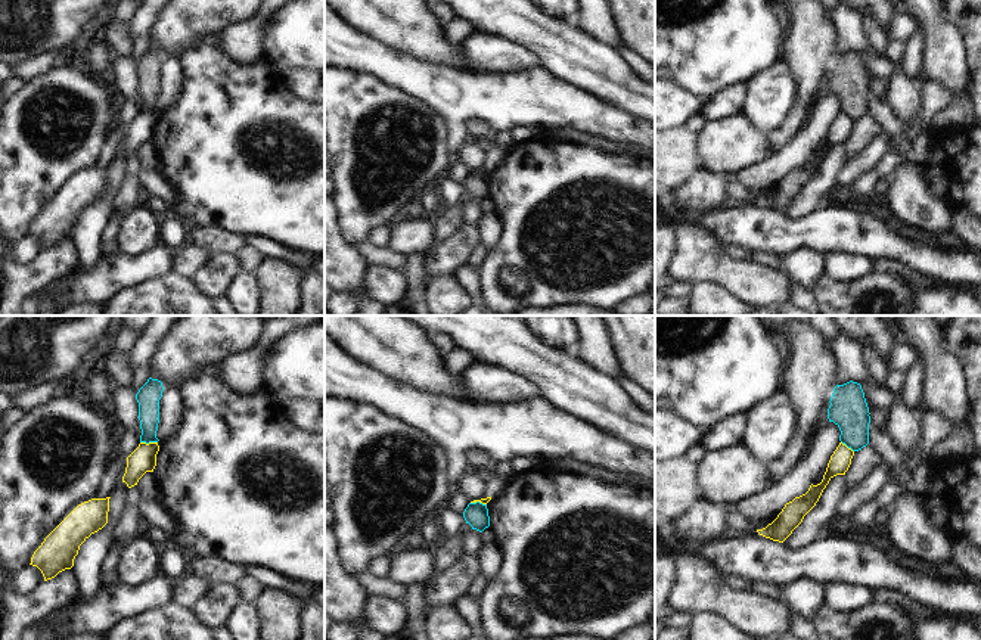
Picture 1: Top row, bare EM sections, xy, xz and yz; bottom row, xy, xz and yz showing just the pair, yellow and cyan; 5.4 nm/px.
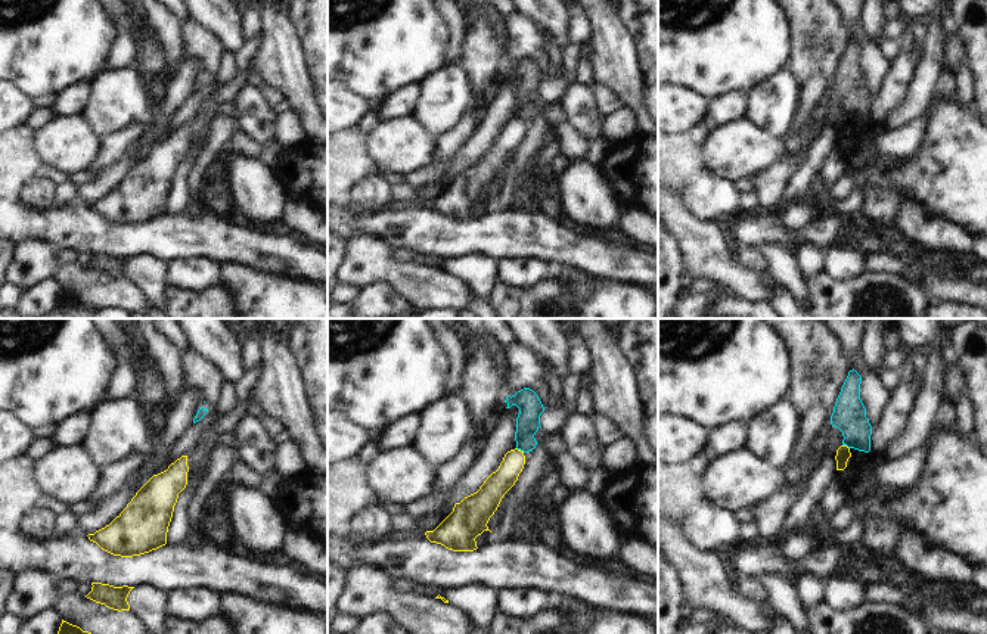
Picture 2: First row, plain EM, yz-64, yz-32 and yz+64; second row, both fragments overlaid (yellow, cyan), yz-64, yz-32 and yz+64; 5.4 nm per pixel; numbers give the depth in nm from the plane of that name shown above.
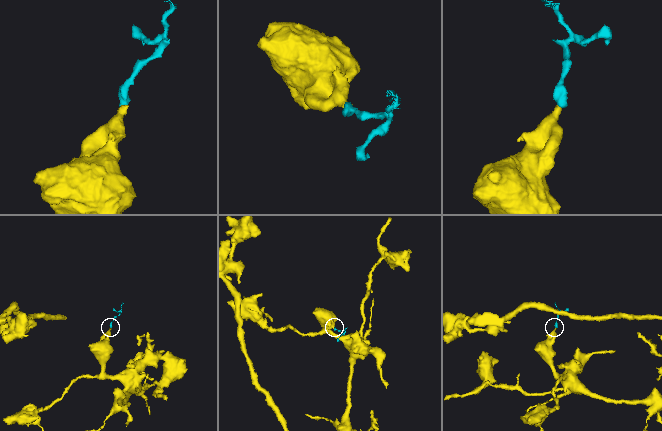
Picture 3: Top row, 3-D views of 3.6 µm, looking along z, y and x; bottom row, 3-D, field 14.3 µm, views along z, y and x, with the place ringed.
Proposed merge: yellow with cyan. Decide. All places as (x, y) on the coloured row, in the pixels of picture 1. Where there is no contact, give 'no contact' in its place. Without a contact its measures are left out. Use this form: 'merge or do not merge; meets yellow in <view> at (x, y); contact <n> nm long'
do not merge; meets yellow in xy at (149, 443); contact 100 nm long

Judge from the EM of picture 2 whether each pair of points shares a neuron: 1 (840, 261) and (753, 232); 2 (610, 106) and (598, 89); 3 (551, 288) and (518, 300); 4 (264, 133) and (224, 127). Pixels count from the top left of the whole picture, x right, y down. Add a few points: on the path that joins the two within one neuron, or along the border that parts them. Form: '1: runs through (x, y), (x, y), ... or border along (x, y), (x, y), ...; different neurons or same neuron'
1: border along (825, 252), (853, 251), (860, 254); different neurons
2: runs through (608, 102), (602, 93); same neuron
3: runs through (543, 295), (539, 300), (525, 300); same neuron
4: border along (232, 111), (241, 126); different neurons

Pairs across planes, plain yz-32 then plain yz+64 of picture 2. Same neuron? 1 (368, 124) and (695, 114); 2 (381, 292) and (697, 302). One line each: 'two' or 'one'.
1: two
2: two

